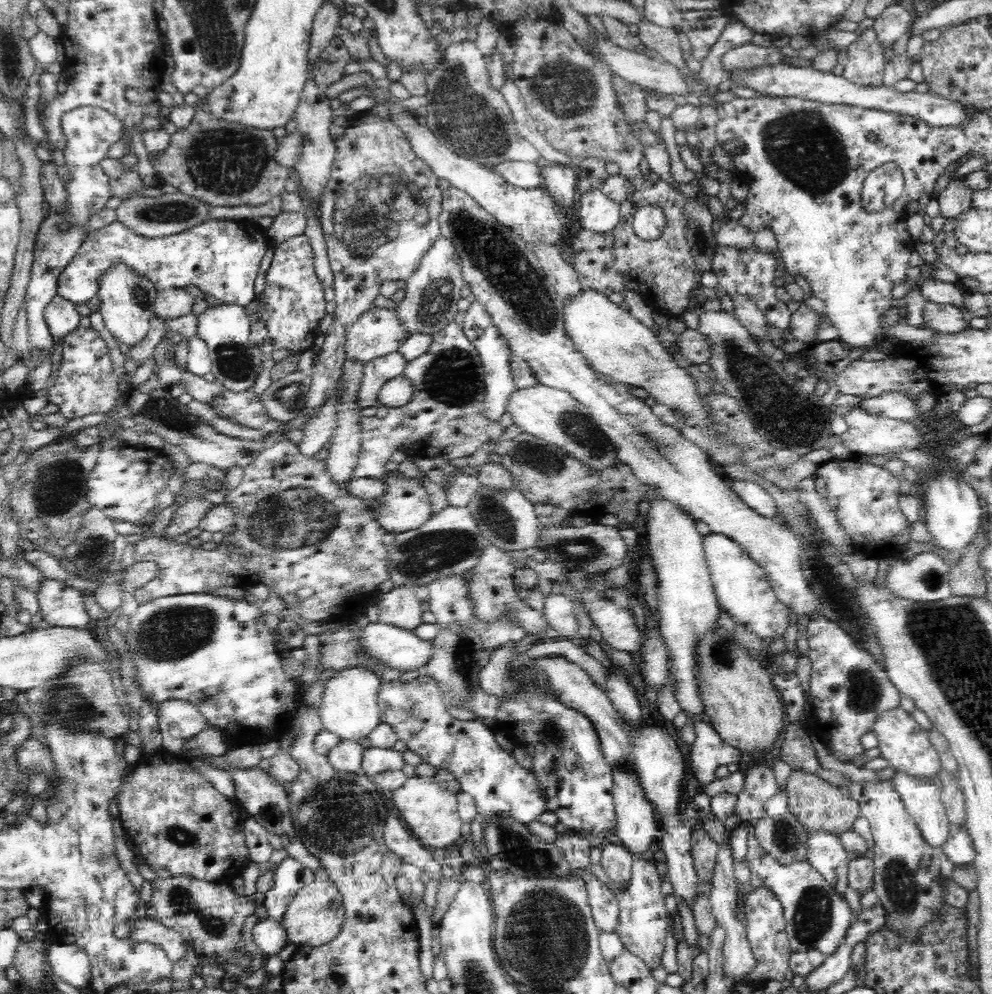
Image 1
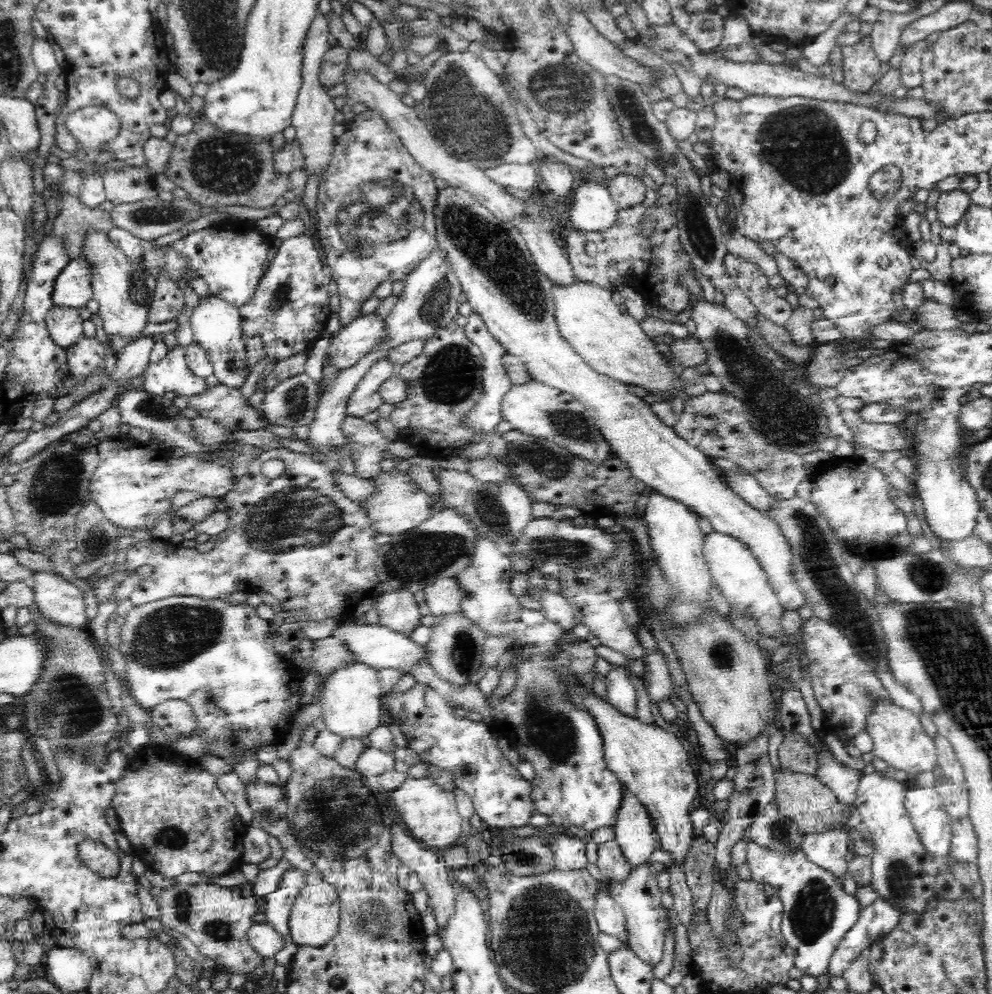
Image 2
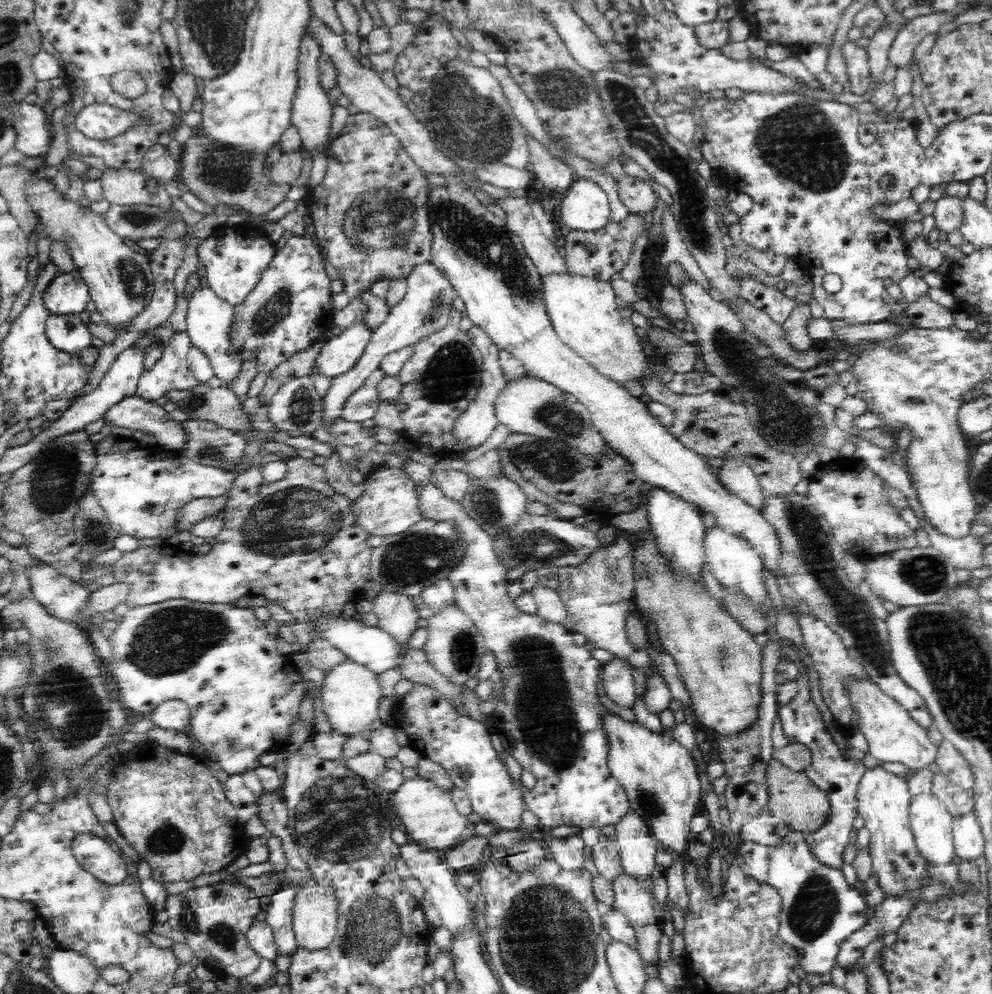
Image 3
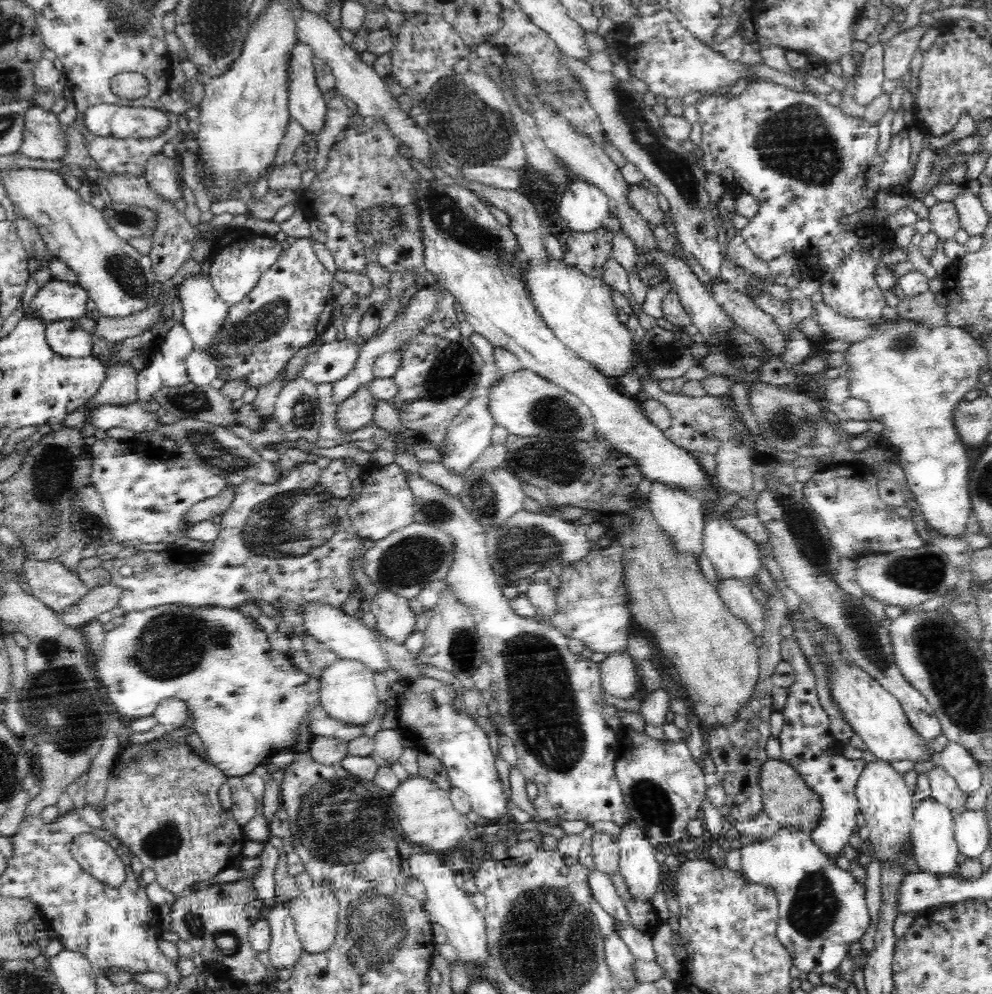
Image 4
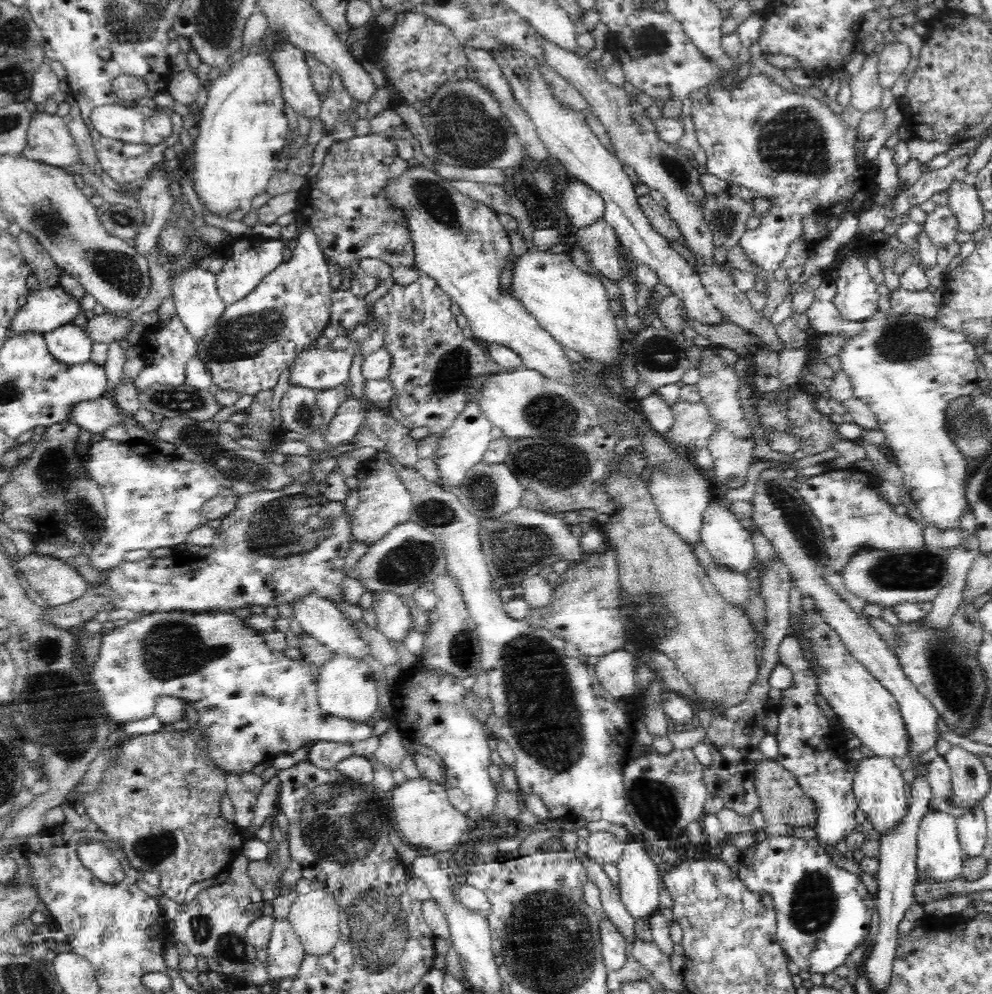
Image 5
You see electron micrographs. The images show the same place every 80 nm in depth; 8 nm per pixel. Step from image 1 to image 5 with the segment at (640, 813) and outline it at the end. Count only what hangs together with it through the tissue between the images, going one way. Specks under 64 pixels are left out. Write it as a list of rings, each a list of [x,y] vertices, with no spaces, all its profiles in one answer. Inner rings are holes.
[[[634,832],[634,835],[627,838],[622,858],[616,866],[619,871],[618,889],[620,898],[626,905],[628,913],[634,917],[634,920],[638,918],[649,920],[652,915],[658,913],[658,896],[660,896],[663,883],[658,866],[646,851],[646,842],[637,833]]]

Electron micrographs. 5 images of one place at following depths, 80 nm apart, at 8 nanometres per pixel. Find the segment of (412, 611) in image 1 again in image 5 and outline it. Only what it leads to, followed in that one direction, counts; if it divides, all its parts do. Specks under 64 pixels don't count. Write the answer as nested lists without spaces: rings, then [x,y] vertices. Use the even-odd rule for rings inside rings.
[[[391,592],[373,593],[370,610],[377,616],[377,629],[388,640],[403,642],[404,636],[413,629],[410,609],[402,602],[402,597]]]

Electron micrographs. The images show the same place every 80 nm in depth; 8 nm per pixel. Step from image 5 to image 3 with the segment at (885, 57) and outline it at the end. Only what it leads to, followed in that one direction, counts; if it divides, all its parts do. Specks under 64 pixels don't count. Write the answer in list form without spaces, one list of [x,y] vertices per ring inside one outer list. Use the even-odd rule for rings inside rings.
[[[950,11],[943,13],[932,13],[928,15],[916,16],[898,30],[894,38],[893,46],[889,51],[888,64],[895,66],[897,70],[910,62],[914,56],[913,50],[919,42],[932,34],[946,22],[952,22],[955,16]]]

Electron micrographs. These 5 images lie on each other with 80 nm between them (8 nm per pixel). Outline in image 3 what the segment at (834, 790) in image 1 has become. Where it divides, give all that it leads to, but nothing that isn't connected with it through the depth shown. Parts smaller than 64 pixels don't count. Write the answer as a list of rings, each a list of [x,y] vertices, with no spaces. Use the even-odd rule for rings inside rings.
[[[773,759],[770,760],[766,777],[767,791],[770,794],[766,807],[768,812],[782,819],[792,831],[813,833],[822,826],[827,814],[831,812],[830,798],[807,779],[805,772],[793,772]]]

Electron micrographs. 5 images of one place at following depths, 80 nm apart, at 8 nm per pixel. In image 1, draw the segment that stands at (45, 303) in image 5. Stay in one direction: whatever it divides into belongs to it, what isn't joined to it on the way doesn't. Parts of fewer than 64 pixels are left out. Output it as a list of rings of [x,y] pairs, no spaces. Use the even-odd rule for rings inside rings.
[[[208,219],[180,234],[156,239],[140,236],[116,220],[112,224],[93,230],[91,234],[87,235],[76,257],[66,266],[59,277],[57,295],[62,296],[63,300],[70,300],[76,306],[81,303],[87,304],[88,300],[98,295],[99,278],[115,262],[118,262],[129,265],[138,275],[150,280],[157,292],[172,288],[190,289],[202,296],[221,301],[222,304],[246,307],[255,299],[254,283],[258,278],[262,260],[268,254],[266,251],[269,250],[266,233],[254,220]]]

